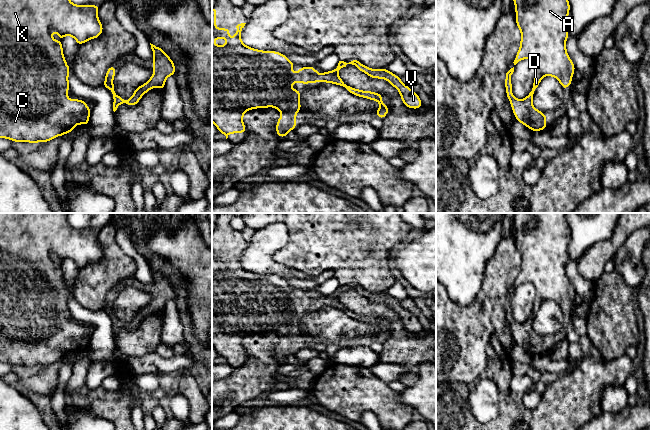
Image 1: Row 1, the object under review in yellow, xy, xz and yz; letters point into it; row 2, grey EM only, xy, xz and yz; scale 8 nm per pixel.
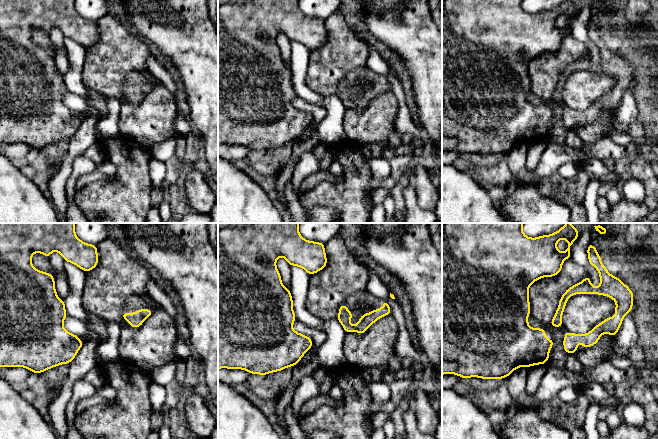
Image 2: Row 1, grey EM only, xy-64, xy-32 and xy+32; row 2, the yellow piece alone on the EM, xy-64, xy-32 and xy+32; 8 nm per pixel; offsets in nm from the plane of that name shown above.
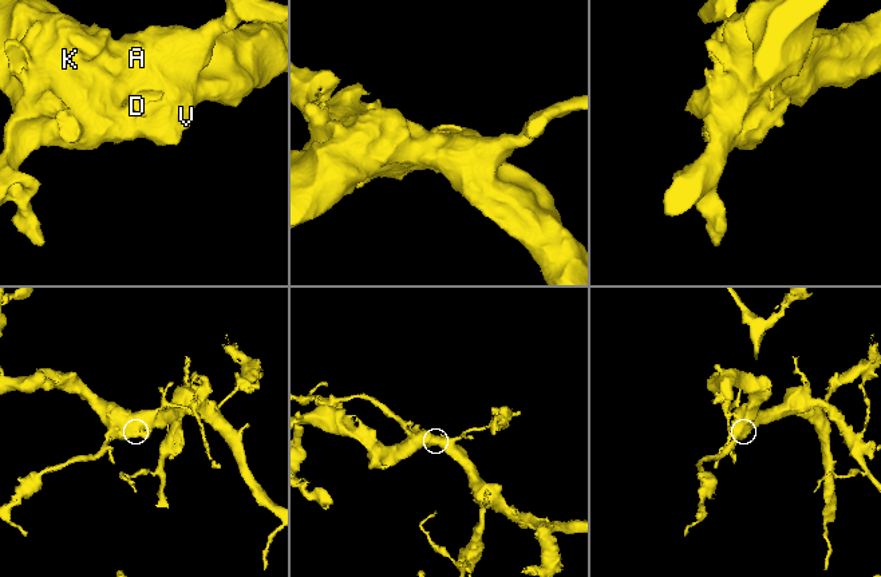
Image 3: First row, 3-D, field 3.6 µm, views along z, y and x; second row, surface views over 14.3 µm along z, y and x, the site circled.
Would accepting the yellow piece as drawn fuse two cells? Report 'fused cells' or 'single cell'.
single cell

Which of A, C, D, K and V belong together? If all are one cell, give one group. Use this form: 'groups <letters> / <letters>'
groups A C D K V

